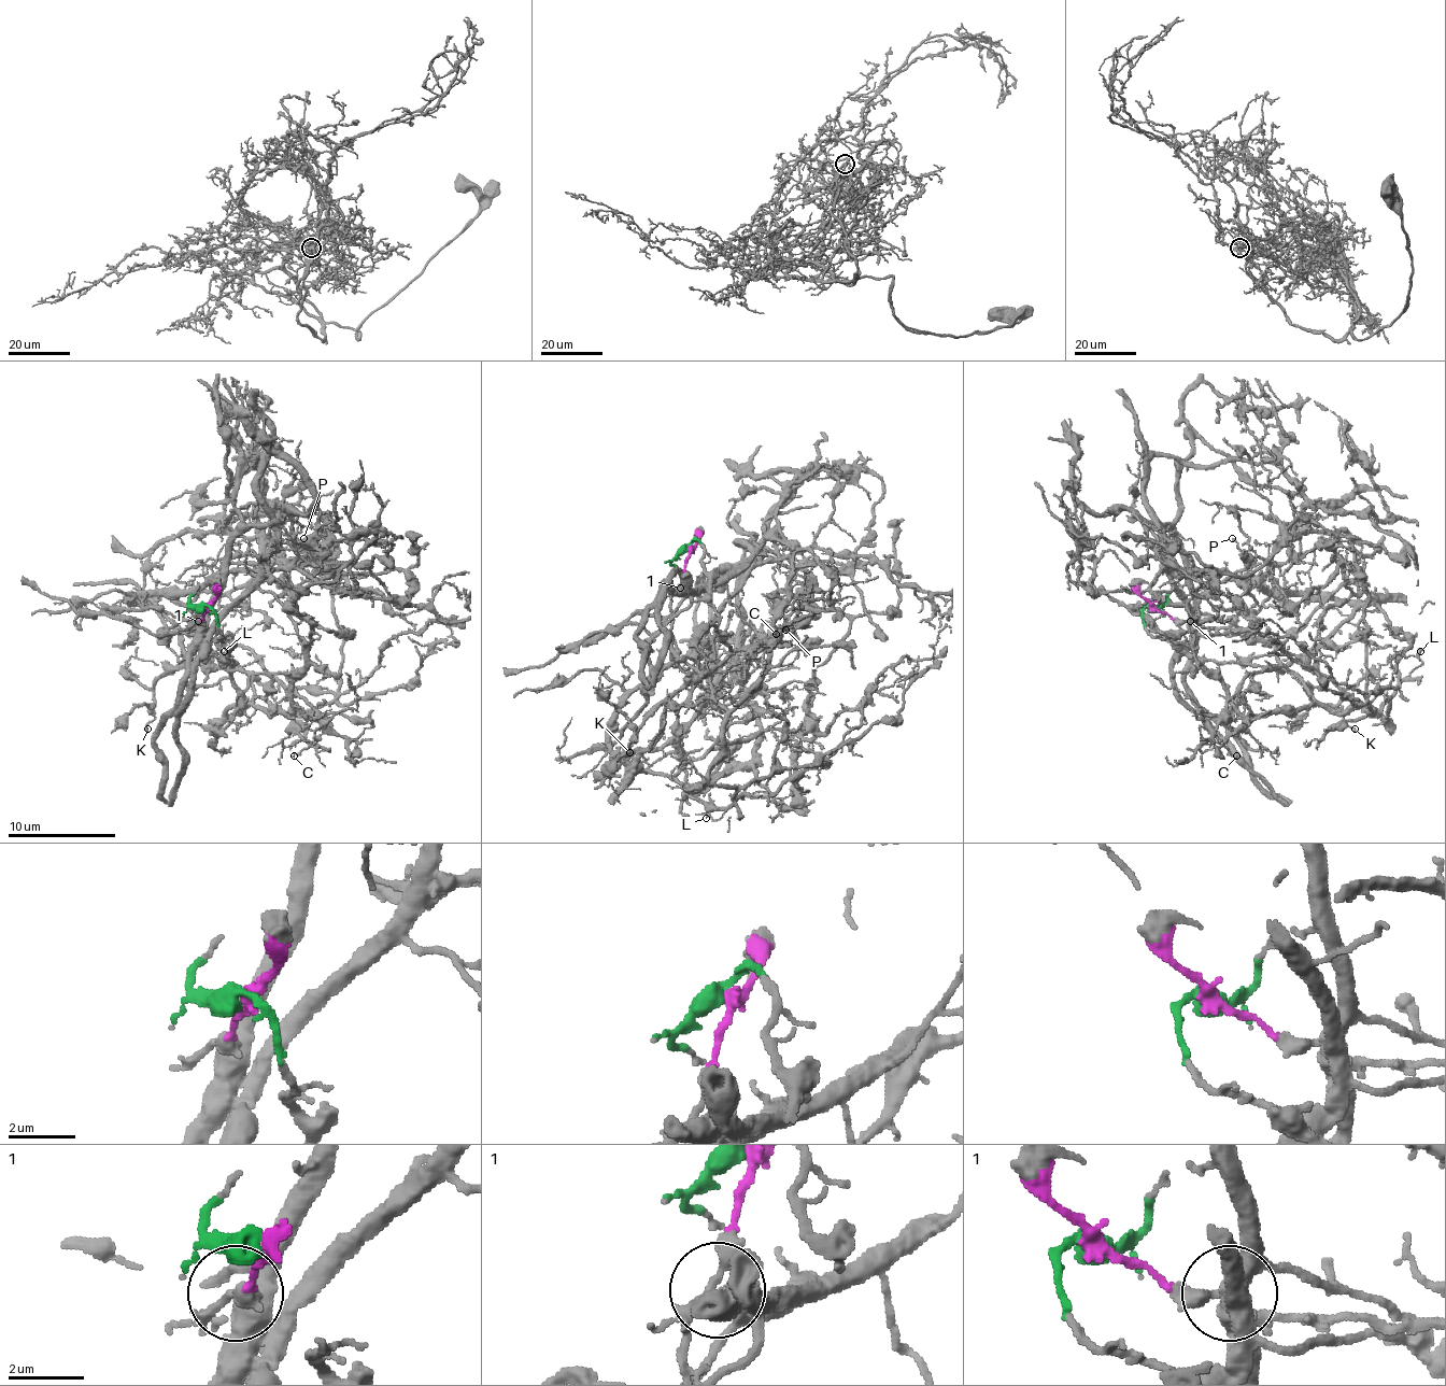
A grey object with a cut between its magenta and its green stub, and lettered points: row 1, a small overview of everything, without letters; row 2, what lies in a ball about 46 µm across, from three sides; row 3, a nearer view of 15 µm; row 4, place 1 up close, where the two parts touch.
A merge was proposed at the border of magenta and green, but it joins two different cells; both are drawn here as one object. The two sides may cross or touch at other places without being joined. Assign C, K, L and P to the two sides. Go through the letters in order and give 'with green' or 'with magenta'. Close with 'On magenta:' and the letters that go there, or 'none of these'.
C: with magenta
K: with green
L: with magenta
P: with green
On magenta: C, L

